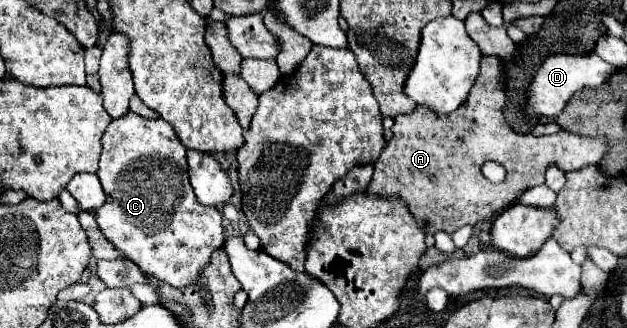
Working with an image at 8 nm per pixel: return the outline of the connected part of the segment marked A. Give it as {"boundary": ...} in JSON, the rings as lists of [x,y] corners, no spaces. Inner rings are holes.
{"boundary":[[[482,57],[476,85],[472,87],[468,101],[460,105],[456,113],[450,113],[448,117],[432,117],[428,109],[416,107],[408,115],[398,115],[392,127],[392,139],[388,141],[380,159],[374,163],[374,175],[368,185],[368,193],[402,197],[408,203],[408,209],[416,217],[422,231],[432,235],[436,231],[446,231],[448,235],[452,235],[464,225],[482,223],[494,211],[506,207],[510,201],[520,197],[526,189],[542,185],[546,169],[550,165],[556,165],[560,171],[574,171],[588,165],[596,165],[596,161],[604,157],[604,141],[592,141],[592,137],[576,137],[564,131],[544,137],[514,133],[504,119],[506,89],[504,85],[500,85],[500,73],[504,73],[500,57]],[[486,161],[498,161],[506,167],[506,179],[502,183],[490,183],[482,175],[482,165]]]}

